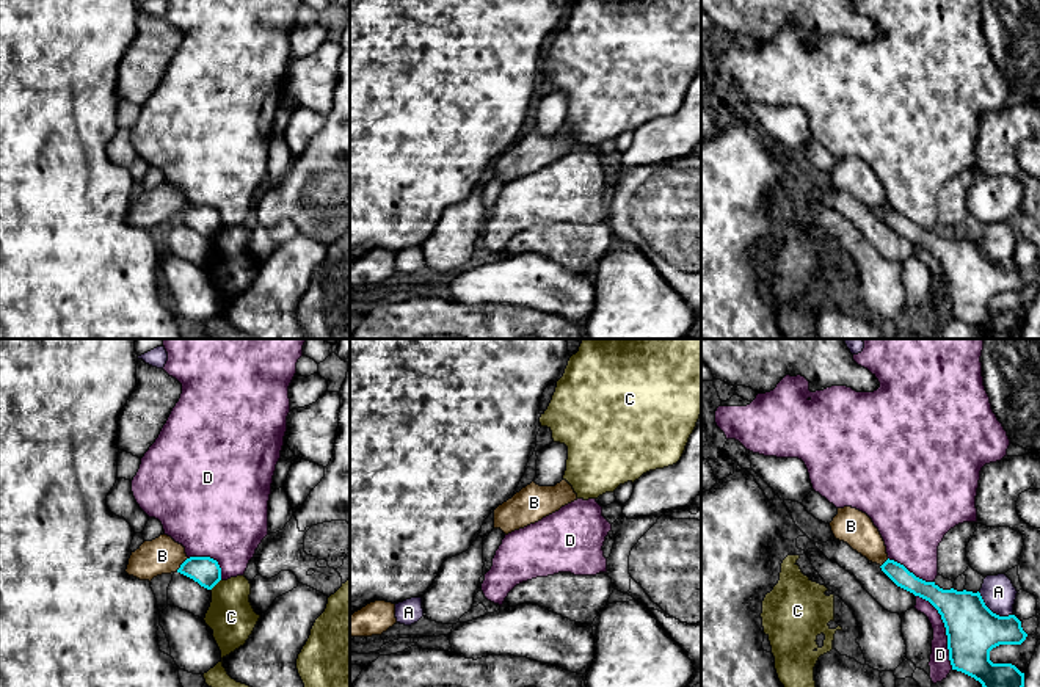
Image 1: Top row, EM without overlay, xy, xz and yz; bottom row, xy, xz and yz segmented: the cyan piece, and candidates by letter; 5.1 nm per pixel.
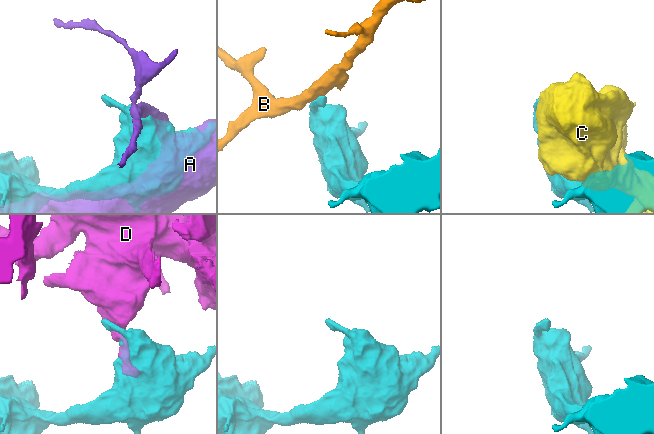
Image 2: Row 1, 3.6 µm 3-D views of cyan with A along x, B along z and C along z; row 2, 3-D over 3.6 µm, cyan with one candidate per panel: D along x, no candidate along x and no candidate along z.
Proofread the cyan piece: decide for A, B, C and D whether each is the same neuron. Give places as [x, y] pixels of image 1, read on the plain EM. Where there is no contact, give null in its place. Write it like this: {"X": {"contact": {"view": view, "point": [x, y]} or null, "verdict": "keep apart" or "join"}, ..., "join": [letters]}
{"A": {"contact": {"view": "yz", "point": [990, 259]}, "verdict": "keep apart"}, "B": {"contact": {"view": "xy", "point": [182, 212]}, "verdict": "keep apart"}, "C": {"contact": {"view": "xy", "point": [215, 232]}, "verdict": "keep apart"}, "D": {"contact": {"view": "yz", "point": [946, 278]}, "verdict": "keep apart"}, "join": []}

